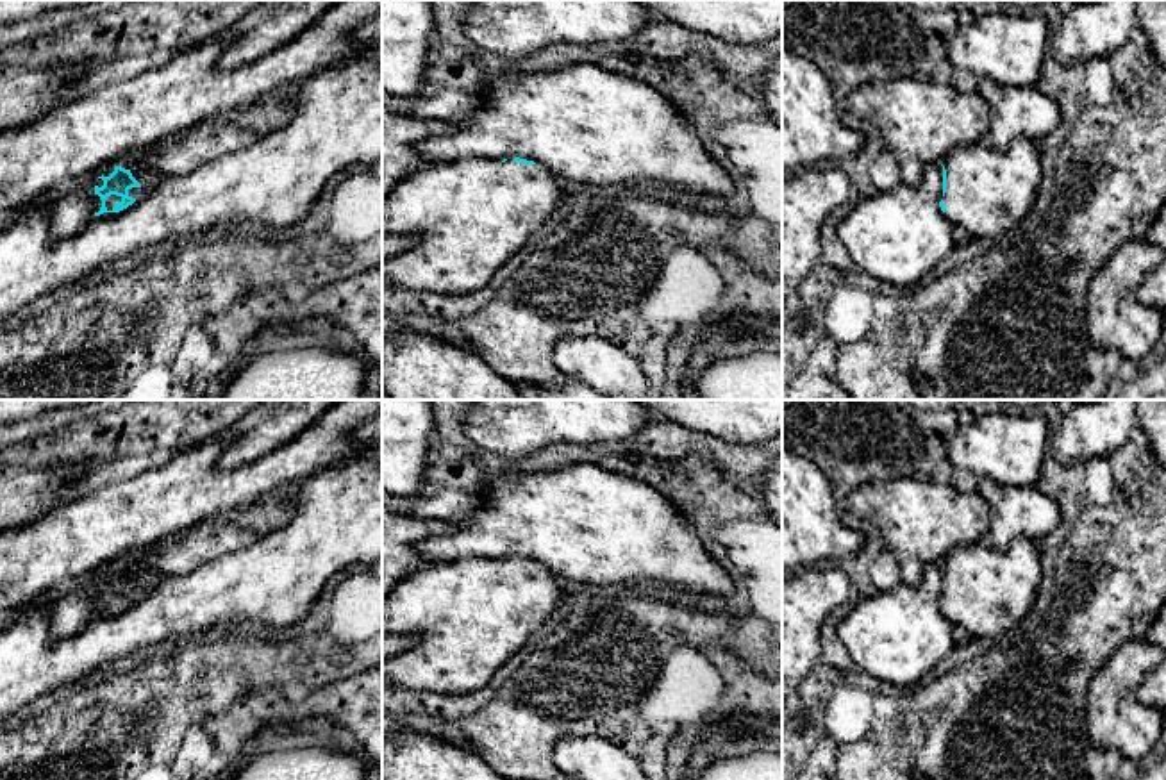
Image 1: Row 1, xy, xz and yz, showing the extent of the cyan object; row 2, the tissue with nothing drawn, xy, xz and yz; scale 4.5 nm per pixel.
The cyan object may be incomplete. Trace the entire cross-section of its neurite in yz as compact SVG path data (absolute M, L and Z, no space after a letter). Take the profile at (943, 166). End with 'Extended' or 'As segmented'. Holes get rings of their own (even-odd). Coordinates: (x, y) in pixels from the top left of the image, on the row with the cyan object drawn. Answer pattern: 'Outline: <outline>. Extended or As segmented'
Outline: M1023 136L1004 152L986 143L957 146L941 166L941 211L970 237L995 243L1032 211L1043 177L1039 143Z. Extended

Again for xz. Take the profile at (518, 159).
Outline: M462 157L434 162L402 178L382 203L382 234L412 236L411 248L382 261L382 287L470 295L561 207L566 191L543 164L527 159Z. Extended

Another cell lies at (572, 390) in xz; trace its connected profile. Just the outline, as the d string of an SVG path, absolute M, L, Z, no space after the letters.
M568 378L564 384L555 387L541 387L537 400L609 400L600 391L593 389L586 382Z

